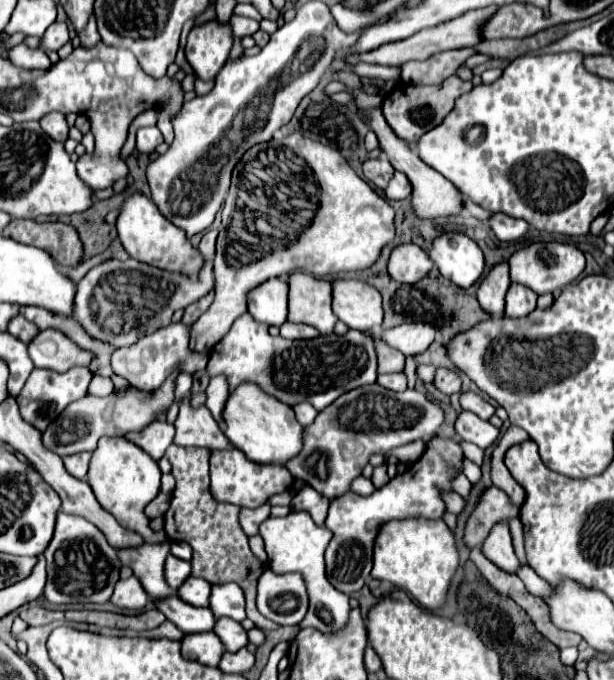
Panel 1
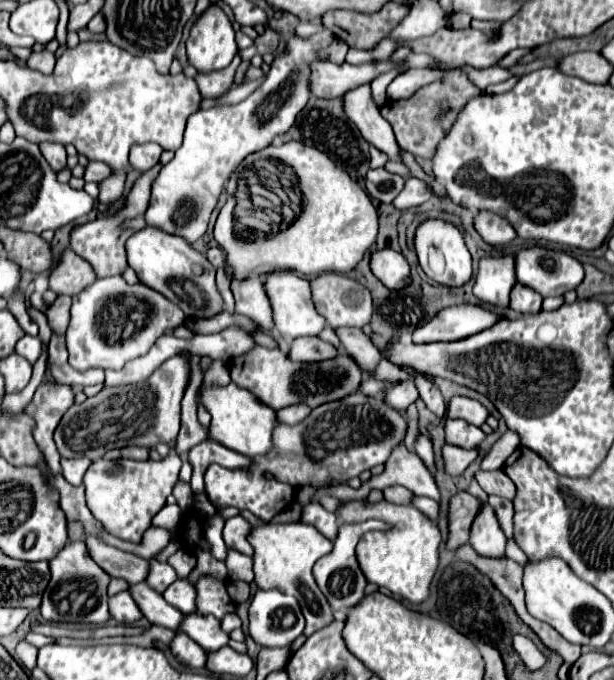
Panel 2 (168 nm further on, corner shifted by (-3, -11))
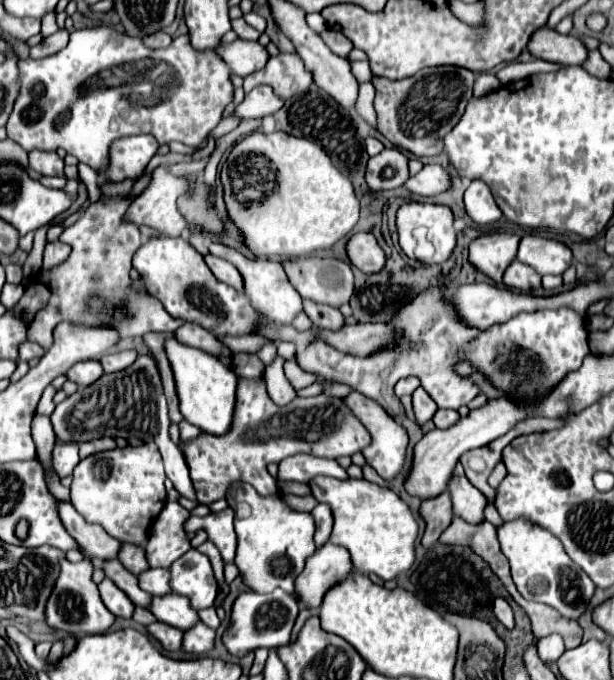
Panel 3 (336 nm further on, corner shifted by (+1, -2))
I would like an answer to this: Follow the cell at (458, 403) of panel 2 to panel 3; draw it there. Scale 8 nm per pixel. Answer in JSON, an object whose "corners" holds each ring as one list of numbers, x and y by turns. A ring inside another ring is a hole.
{"corners":[[433,287,431,291,423,291,419,299,403,307,403,311,399,311,399,315,393,319,393,325,403,329,403,335,407,335,407,349,399,347,399,351,379,351,379,355,373,355,373,357,355,357,355,355,341,353,327,343,313,341,305,349,297,351,295,361,305,371,317,373,323,379,347,383,355,387,359,393,379,401,395,421,401,421,405,417,405,409,399,397,393,393,393,387,401,377,409,377,409,375,415,375,421,379,421,385,433,397,437,407,459,409,463,405,469,405,469,401,479,395,479,387,469,379,455,375,453,365,459,361,459,349,463,347,463,343,473,339,479,333,479,329,463,327,459,319,451,319,451,311,445,313,441,309,443,299,445,297,439,287],[419,341,423,343,423,347,415,349,413,343,419,343]]}

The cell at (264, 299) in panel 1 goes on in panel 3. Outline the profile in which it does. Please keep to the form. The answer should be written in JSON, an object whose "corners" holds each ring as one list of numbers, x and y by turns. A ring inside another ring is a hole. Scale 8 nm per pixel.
{"corners":[[205,255,205,261,209,265,209,269,217,275,219,281,231,285,233,289,237,289,237,293,243,293,243,277,241,273,237,271,235,265,227,263,225,259,219,259,219,257,213,257,213,255]]}

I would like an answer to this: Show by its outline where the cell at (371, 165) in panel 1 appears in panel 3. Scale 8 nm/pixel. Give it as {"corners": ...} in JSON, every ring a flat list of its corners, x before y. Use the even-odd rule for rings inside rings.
{"corners":[[383,149,367,163,367,185,373,191,385,191,401,187,409,177,407,157,399,149]]}

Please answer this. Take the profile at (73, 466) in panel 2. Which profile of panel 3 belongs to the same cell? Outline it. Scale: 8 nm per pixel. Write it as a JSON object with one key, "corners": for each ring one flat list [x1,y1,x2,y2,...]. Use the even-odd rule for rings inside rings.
{"corners":[[57,443,53,451,53,467,59,477,67,477,73,473,79,463,79,447,75,443]]}

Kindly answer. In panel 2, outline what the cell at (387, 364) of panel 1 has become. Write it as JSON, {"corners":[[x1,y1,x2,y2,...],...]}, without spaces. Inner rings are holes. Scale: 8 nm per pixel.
{"corners":[[335,328,335,334,339,336,345,352,353,356,365,372,371,372,381,360,379,348,361,332,361,328]]}

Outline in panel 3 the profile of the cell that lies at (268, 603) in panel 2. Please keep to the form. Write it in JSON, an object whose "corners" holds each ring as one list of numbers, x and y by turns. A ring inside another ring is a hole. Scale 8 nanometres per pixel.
{"corners":[[275,589,273,593,255,593,255,591,245,591,241,593,235,603,233,603,233,613,231,613,231,625,227,633,223,635,225,647,229,653,243,657,249,651,255,651,257,647,283,647,289,643,291,629,297,619,297,599,293,595,287,595,283,589]]}

